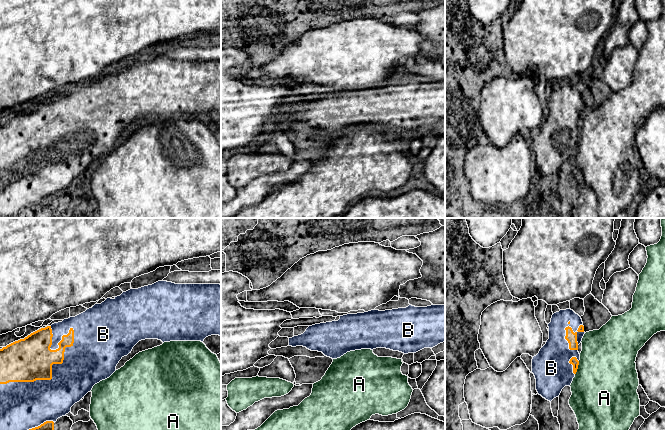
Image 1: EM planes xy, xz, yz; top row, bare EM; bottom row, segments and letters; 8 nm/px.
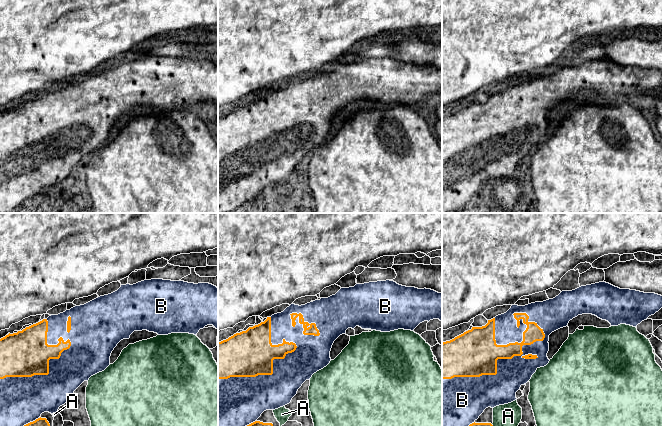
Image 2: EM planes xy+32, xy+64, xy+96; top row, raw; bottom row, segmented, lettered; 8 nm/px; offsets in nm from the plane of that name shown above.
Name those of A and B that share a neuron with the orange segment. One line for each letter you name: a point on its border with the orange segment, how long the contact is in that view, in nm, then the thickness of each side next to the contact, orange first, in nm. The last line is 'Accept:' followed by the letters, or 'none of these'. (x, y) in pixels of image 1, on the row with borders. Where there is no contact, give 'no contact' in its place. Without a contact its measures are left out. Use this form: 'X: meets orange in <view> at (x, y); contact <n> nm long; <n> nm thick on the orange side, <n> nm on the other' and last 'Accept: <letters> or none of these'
B: meets orange in xy at (51, 374); contact 750 nm long; 360 nm thick on the orange side, 340 nm on the other
Accept: B

